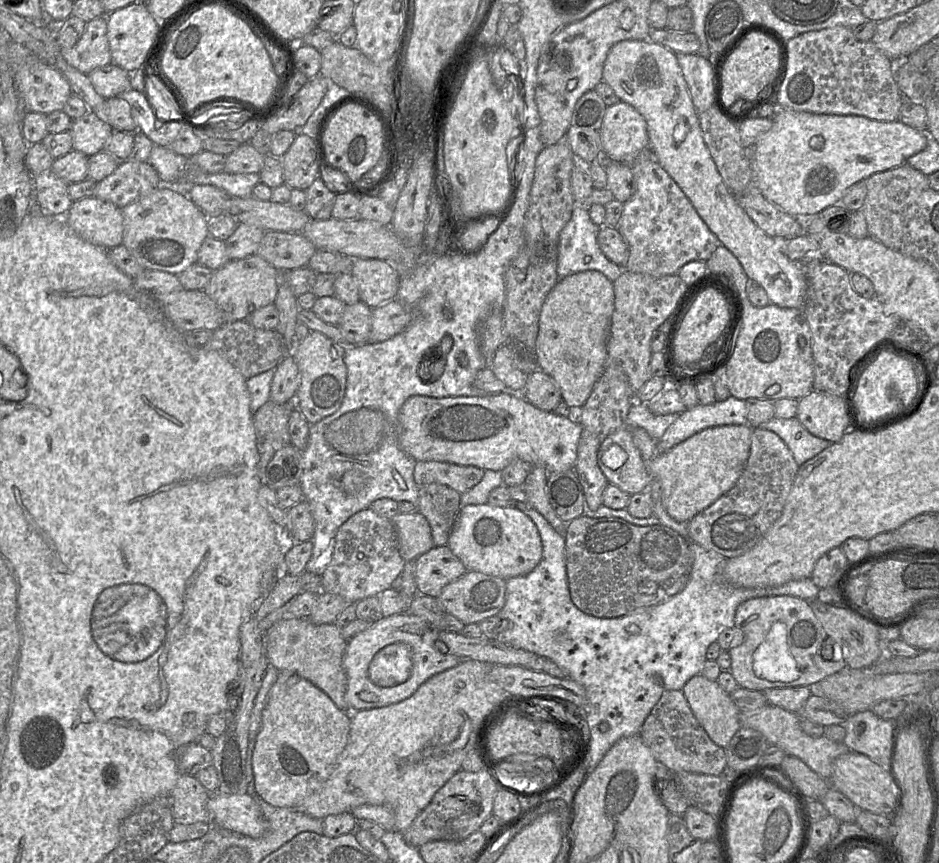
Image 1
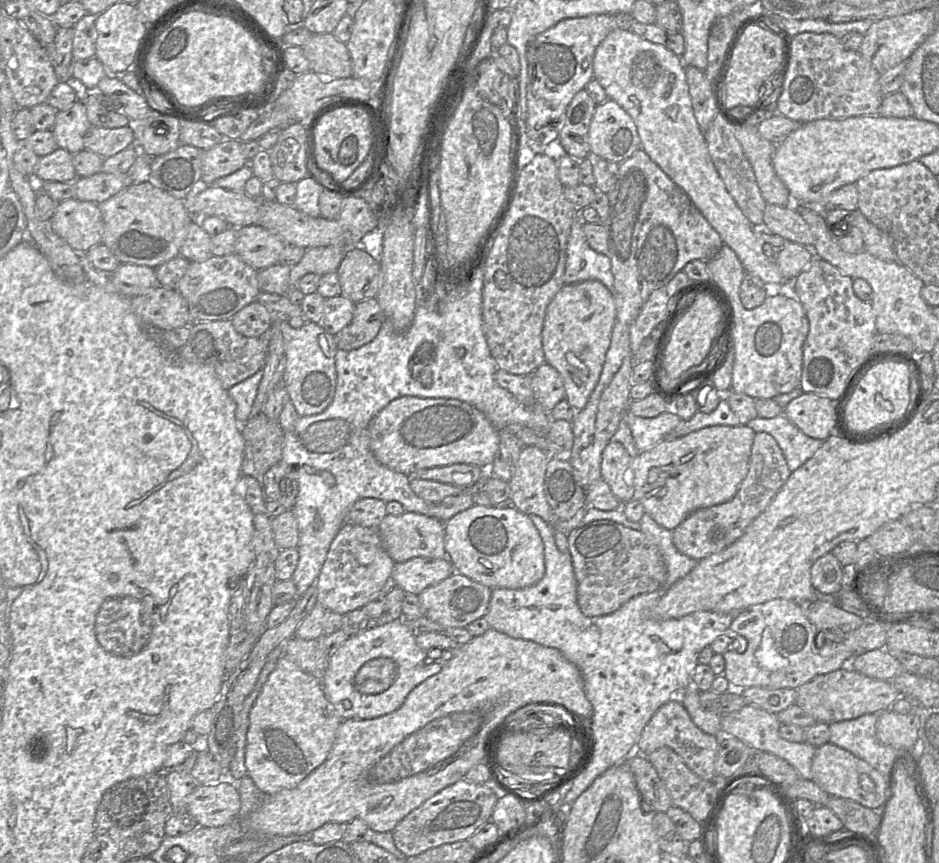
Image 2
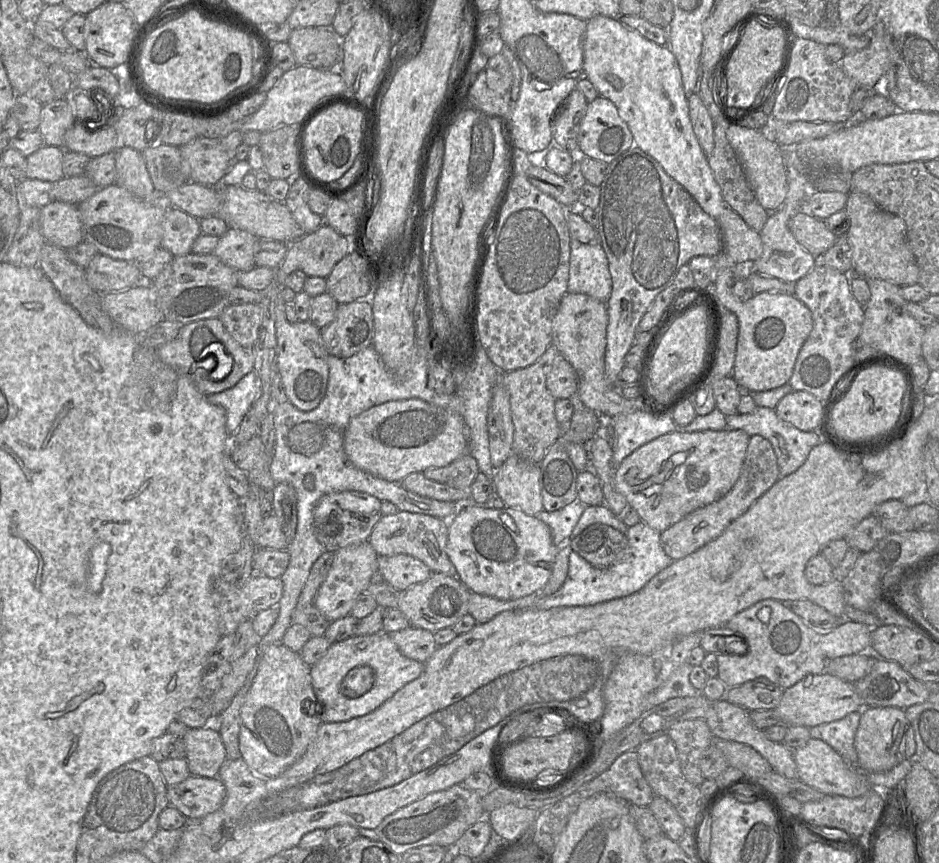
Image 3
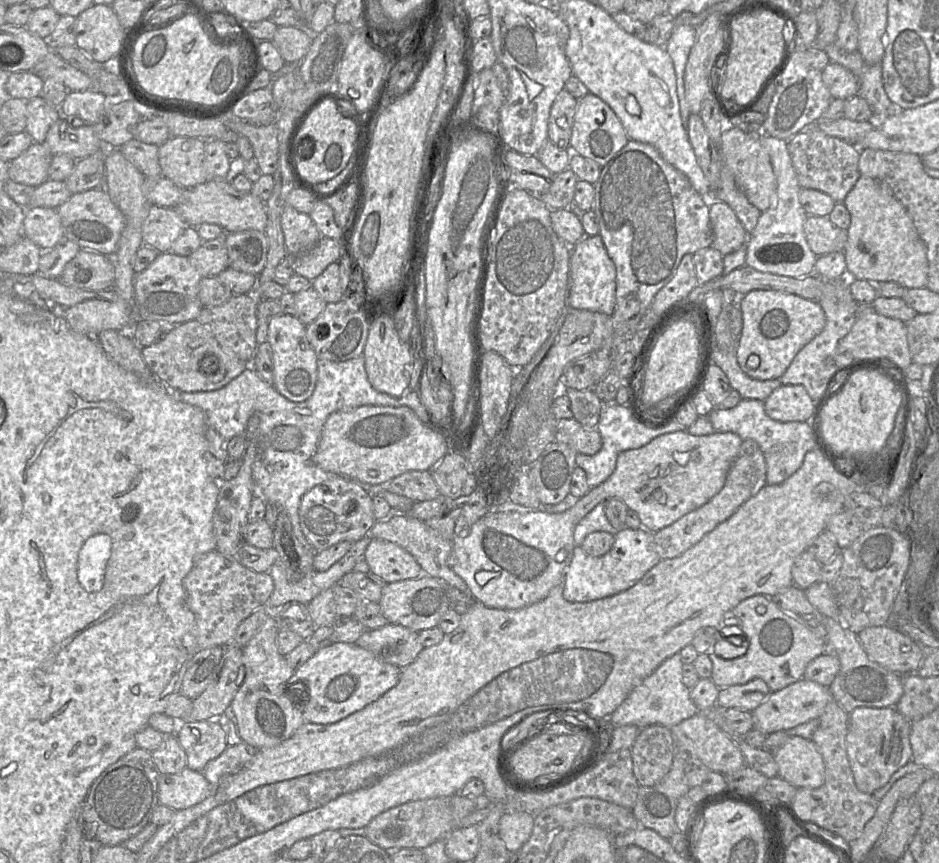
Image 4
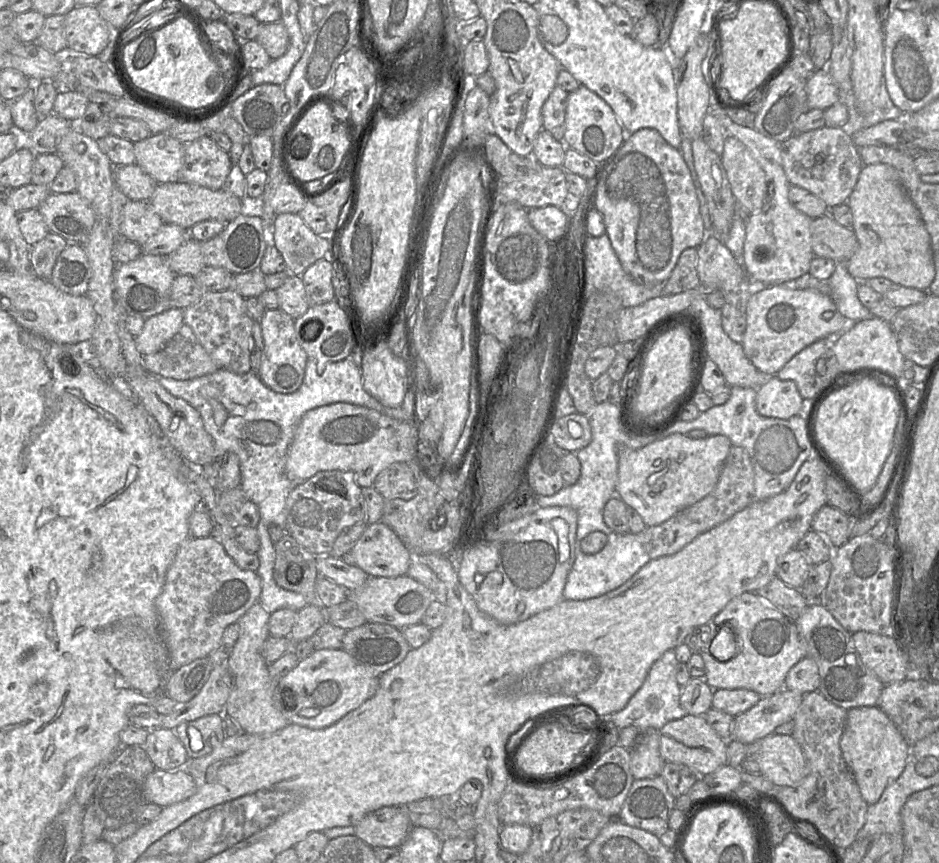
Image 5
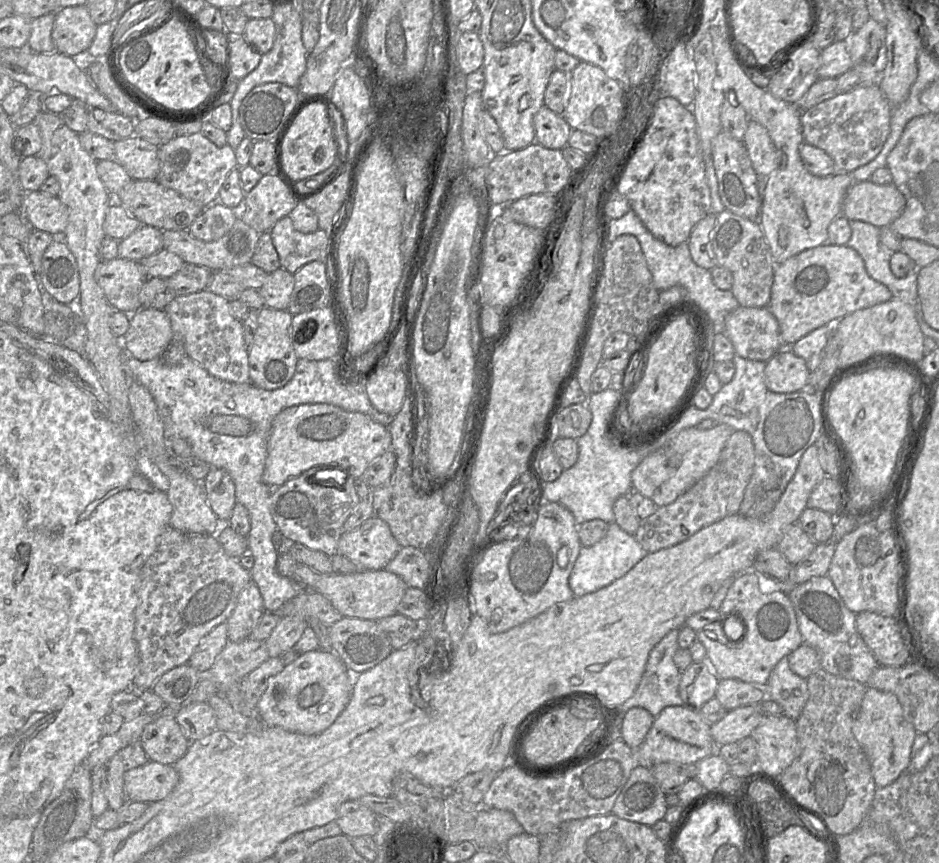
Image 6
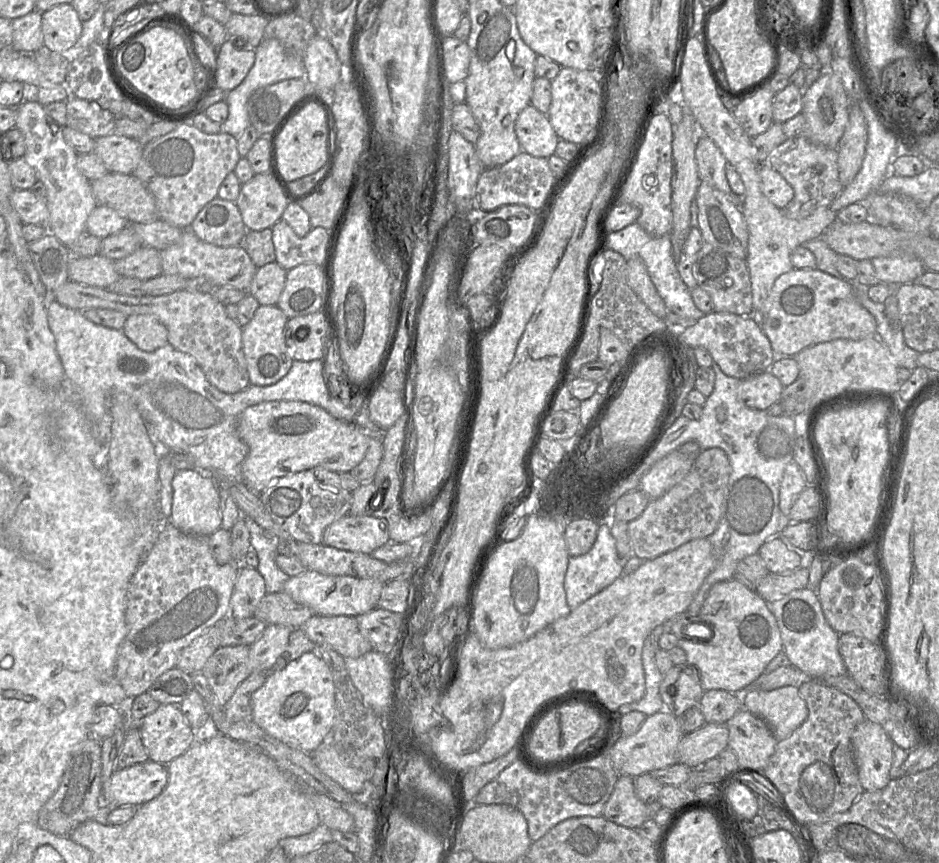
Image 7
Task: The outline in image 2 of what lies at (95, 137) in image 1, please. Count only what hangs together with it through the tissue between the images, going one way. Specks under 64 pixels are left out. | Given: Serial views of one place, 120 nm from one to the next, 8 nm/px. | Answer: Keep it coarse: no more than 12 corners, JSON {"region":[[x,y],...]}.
{"region":[[78,99],[57,112],[51,131],[59,148],[75,154],[85,149],[91,126]]}

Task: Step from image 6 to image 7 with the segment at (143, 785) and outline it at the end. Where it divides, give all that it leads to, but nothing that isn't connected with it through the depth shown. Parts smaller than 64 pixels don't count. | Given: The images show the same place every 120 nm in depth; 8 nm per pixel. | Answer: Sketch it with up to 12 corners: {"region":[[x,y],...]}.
{"region":[[147,759],[103,783],[110,806],[140,806],[164,789],[167,765]]}

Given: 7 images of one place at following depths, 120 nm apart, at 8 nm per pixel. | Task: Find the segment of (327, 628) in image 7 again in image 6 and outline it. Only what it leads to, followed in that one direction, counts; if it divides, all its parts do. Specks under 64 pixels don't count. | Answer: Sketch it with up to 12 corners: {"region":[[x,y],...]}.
{"region":[[343,617],[328,627],[352,674],[393,651],[377,621]]}

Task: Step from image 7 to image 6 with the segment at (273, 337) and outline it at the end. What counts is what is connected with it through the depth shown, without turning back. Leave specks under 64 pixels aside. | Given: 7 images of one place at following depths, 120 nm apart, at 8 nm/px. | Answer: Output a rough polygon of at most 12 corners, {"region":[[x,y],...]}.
{"region":[[256,311],[249,379],[284,387],[298,357],[286,311]]}

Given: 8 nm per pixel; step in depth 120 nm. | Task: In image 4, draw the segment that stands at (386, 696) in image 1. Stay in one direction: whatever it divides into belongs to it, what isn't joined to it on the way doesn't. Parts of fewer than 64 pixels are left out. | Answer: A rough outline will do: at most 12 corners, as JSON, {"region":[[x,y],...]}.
{"region":[[356,643],[317,650],[289,680],[305,723],[333,724],[402,669]]}

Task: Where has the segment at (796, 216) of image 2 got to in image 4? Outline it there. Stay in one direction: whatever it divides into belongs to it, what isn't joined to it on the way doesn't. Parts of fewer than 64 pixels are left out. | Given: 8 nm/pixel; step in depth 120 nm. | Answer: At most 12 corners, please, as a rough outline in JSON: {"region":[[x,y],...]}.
{"region":[[808,215],[804,233],[817,256],[844,251],[847,230]]}

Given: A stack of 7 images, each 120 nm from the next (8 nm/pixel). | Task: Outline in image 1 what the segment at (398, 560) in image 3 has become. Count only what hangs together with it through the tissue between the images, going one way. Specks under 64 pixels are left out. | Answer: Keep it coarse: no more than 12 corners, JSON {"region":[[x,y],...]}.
{"region":[[448,545],[415,559],[419,594],[438,597],[467,569]]}

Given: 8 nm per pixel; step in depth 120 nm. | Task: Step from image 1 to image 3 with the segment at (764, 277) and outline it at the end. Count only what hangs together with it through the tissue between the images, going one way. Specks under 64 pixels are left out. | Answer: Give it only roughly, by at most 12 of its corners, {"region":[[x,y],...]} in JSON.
{"region":[[587,20],[583,69],[707,214],[727,205],[670,48]]}

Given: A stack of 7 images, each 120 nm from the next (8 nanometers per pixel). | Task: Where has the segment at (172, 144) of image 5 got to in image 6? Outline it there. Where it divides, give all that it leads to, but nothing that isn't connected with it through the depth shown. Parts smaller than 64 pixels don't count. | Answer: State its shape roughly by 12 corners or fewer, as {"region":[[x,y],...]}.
{"region":[[138,135],[112,140],[130,178],[157,177],[160,146]]}

